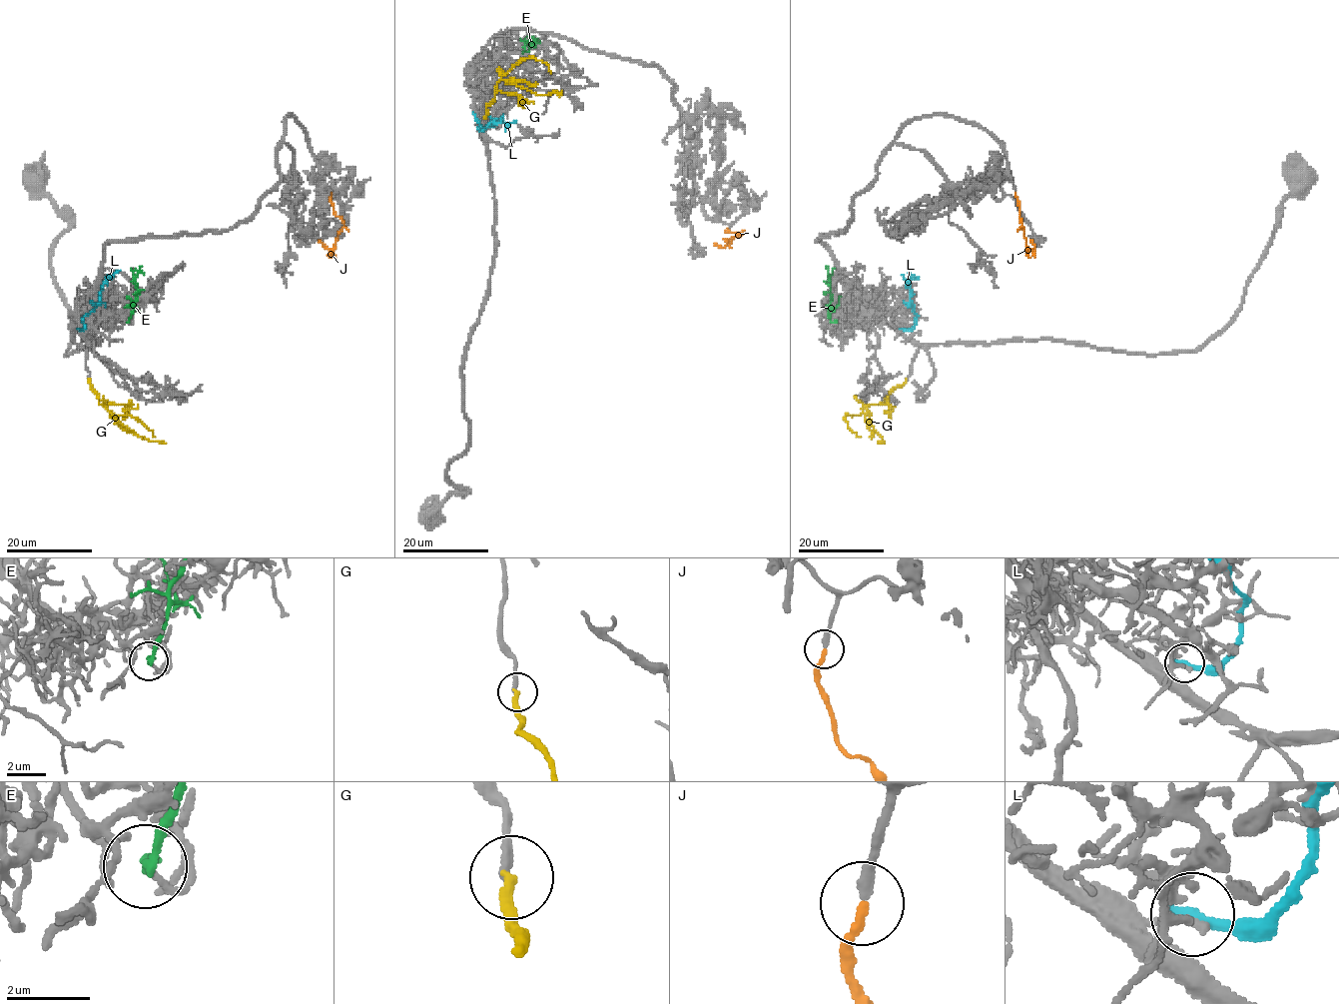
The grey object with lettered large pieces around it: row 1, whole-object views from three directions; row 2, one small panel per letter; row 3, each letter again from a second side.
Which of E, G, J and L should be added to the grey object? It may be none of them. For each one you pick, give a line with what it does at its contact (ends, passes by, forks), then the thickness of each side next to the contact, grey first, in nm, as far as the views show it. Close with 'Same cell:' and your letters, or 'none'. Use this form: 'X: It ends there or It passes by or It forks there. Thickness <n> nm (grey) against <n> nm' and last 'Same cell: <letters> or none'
G: It ends there. Thickness 240 nm (grey) against 260 nm
J: It ends there. Thickness 240 nm (grey) against 200 nm
Same cell: G, J

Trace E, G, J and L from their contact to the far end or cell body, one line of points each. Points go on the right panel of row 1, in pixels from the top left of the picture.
E: (833, 322), (828, 314), (831, 295), (827, 266)
G: (906, 379), (882, 402), (867, 407), (870, 423), (881, 437), (877, 444)
J: (1015, 193), (1025, 243), (1032, 249), (1034, 244), (1030, 241)
L: (903, 329), (912, 328), (917, 315), (911, 300), (908, 271)

